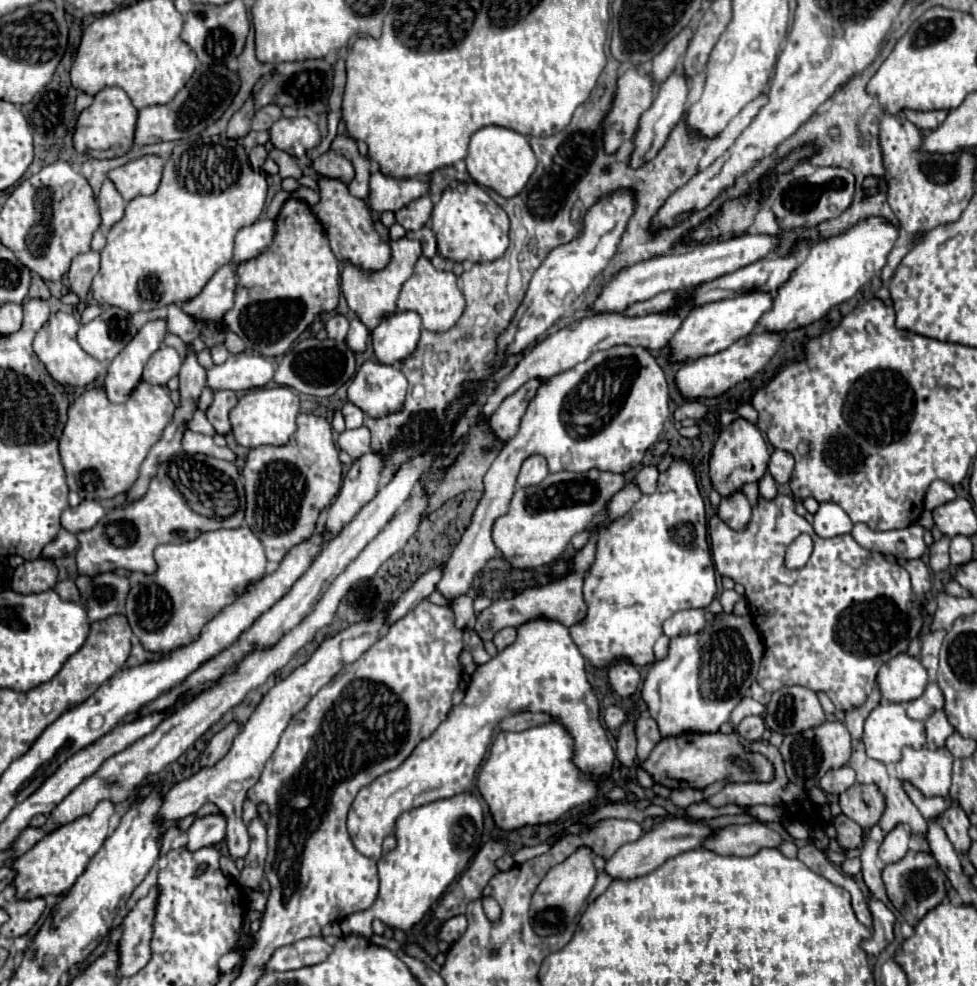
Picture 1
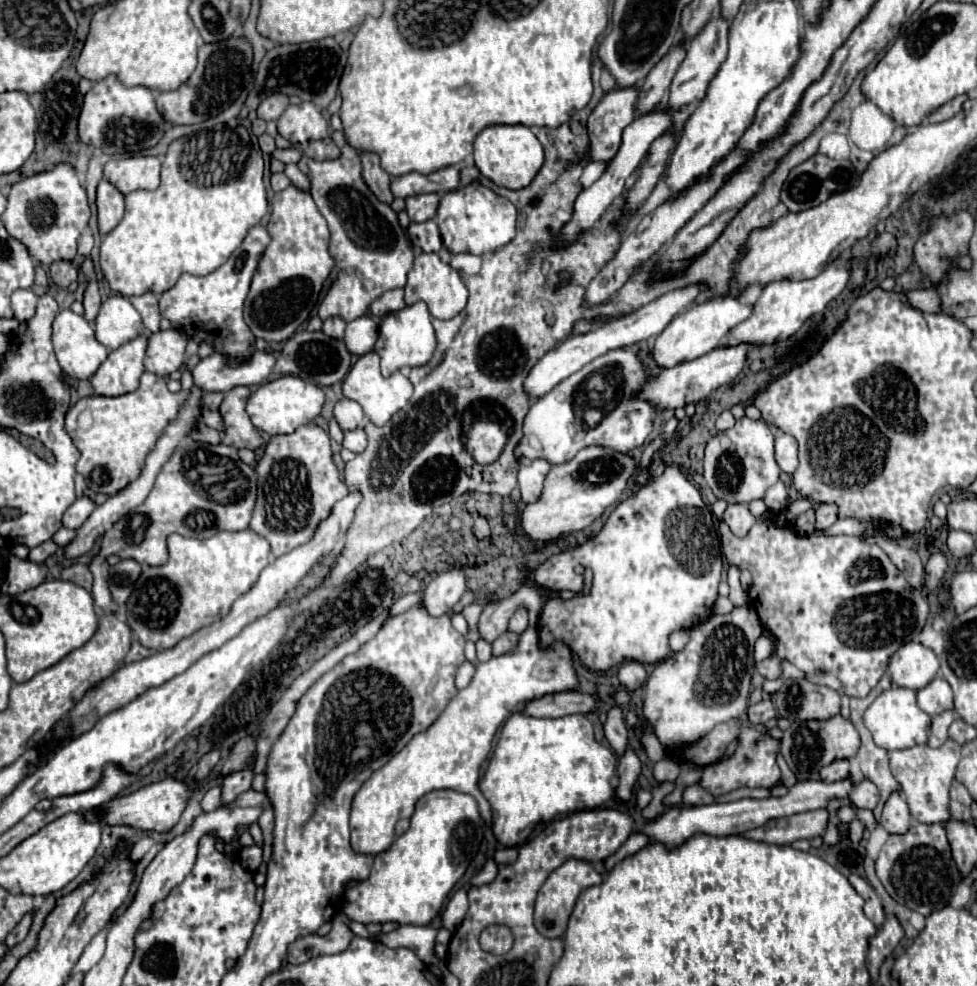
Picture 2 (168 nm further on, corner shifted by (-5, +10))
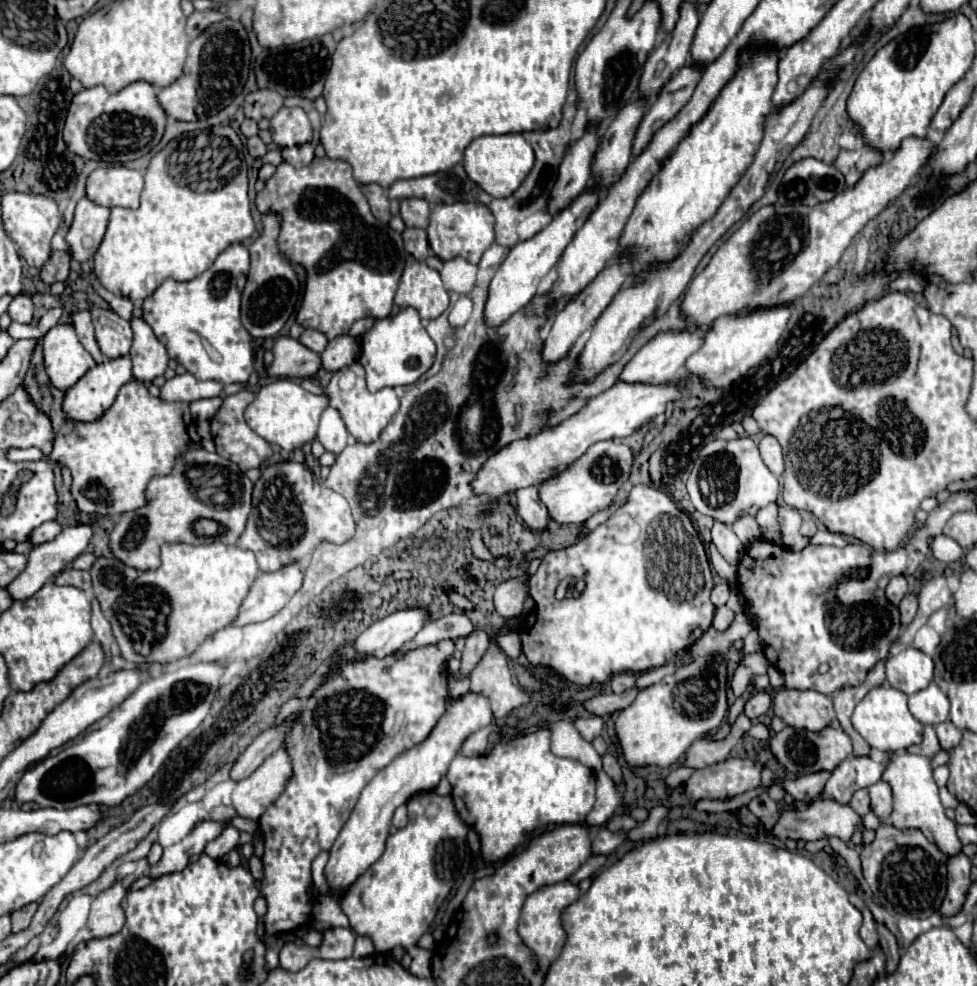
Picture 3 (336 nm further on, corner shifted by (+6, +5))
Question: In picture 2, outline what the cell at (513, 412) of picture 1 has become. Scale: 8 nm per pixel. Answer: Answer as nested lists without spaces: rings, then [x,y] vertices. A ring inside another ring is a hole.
[[[693,282],[689,286],[683,286],[683,288],[677,288],[677,290],[671,290],[663,296],[659,296],[657,300],[649,302],[647,306],[599,328],[599,330],[593,330],[591,334],[583,334],[583,338],[567,338],[567,342],[563,342],[561,346],[549,350],[533,368],[531,372],[527,374],[527,378],[523,380],[523,390],[529,398],[539,398],[543,394],[547,394],[553,386],[557,386],[563,378],[571,376],[575,370],[581,370],[587,362],[595,360],[599,354],[605,354],[607,350],[613,350],[613,348],[625,348],[625,346],[631,346],[631,344],[637,344],[641,340],[653,340],[657,334],[661,334],[665,330],[665,326],[677,316],[681,314],[683,310],[687,310],[691,304],[697,302],[699,294],[707,292],[709,290],[709,284],[707,282]]]

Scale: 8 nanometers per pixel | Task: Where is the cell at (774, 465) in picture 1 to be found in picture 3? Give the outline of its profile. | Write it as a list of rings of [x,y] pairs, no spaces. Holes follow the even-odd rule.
[[[764,435],[758,443],[760,447],[760,455],[766,463],[766,467],[778,477],[784,473],[784,455],[782,455],[782,449],[780,449],[780,443],[776,441],[776,437],[772,435]]]

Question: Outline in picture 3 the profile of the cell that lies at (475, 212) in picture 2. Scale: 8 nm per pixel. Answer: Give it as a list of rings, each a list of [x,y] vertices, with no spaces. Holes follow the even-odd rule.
[[[440,203],[430,213],[430,225],[428,225],[428,243],[432,251],[442,259],[454,259],[464,257],[470,263],[478,263],[482,253],[494,243],[494,219],[488,207],[482,203]]]

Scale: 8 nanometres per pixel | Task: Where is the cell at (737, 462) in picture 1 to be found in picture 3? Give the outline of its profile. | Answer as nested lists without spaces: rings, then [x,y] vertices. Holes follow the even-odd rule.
[[[740,437],[734,441],[716,439],[704,445],[688,477],[688,495],[696,511],[726,525],[732,525],[744,515],[756,515],[762,507],[776,503],[778,491],[780,483],[764,465],[752,437]]]

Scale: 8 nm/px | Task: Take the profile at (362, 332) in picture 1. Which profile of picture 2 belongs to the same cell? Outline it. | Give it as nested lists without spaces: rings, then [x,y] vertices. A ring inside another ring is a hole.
[[[361,316],[361,318],[351,320],[345,328],[347,350],[351,350],[351,354],[357,354],[357,356],[371,352],[379,336],[377,330],[379,330],[377,320],[371,316]]]

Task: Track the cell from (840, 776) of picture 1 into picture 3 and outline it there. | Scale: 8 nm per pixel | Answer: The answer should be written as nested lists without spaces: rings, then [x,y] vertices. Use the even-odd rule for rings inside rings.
[[[818,771],[810,775],[802,775],[794,781],[784,781],[784,789],[800,803],[812,803],[816,797],[820,797],[830,773],[828,771]]]

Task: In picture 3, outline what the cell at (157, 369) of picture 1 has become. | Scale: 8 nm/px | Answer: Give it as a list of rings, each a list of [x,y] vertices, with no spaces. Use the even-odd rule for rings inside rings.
[[[132,317],[130,327],[134,333],[132,347],[130,347],[134,379],[136,381],[148,379],[148,383],[150,383],[154,377],[164,375],[164,371],[168,367],[166,347],[164,347],[164,343],[160,343],[156,339],[154,331],[150,329],[150,325],[144,319]]]

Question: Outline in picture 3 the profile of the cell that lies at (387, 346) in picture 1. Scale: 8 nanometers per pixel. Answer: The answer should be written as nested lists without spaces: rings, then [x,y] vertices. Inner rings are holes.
[[[412,307],[402,309],[392,317],[376,319],[372,329],[362,335],[360,347],[362,351],[360,351],[358,363],[366,371],[368,391],[398,387],[398,385],[412,385],[432,367],[436,357],[436,345],[430,339],[428,331],[422,327],[418,311]]]

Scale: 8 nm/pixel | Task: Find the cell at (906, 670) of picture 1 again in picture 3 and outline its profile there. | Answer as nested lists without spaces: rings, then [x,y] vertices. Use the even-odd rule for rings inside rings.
[[[906,647],[886,659],[886,681],[906,695],[926,689],[932,681],[932,675],[932,659],[914,647]]]

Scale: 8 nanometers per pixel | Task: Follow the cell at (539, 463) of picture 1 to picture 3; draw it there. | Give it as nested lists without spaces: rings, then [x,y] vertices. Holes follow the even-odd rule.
[[[526,487],[514,493],[514,505],[516,505],[516,513],[524,519],[524,523],[530,529],[536,531],[544,531],[548,527],[548,511],[544,507],[544,503],[538,497],[538,489],[536,487]]]

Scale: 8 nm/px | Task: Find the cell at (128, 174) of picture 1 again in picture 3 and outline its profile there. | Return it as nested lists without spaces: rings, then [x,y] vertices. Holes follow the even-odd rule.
[[[122,165],[102,167],[88,175],[86,197],[102,207],[136,209],[144,187],[144,177],[136,169]]]

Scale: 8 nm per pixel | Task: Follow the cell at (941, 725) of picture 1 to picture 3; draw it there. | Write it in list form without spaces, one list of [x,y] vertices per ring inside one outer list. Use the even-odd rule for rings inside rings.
[[[926,727],[924,729],[924,739],[922,739],[922,743],[918,745],[920,747],[920,753],[924,755],[924,757],[934,757],[938,751],[940,751],[940,743],[938,743],[938,739],[936,739],[936,733],[934,733],[934,727]]]

